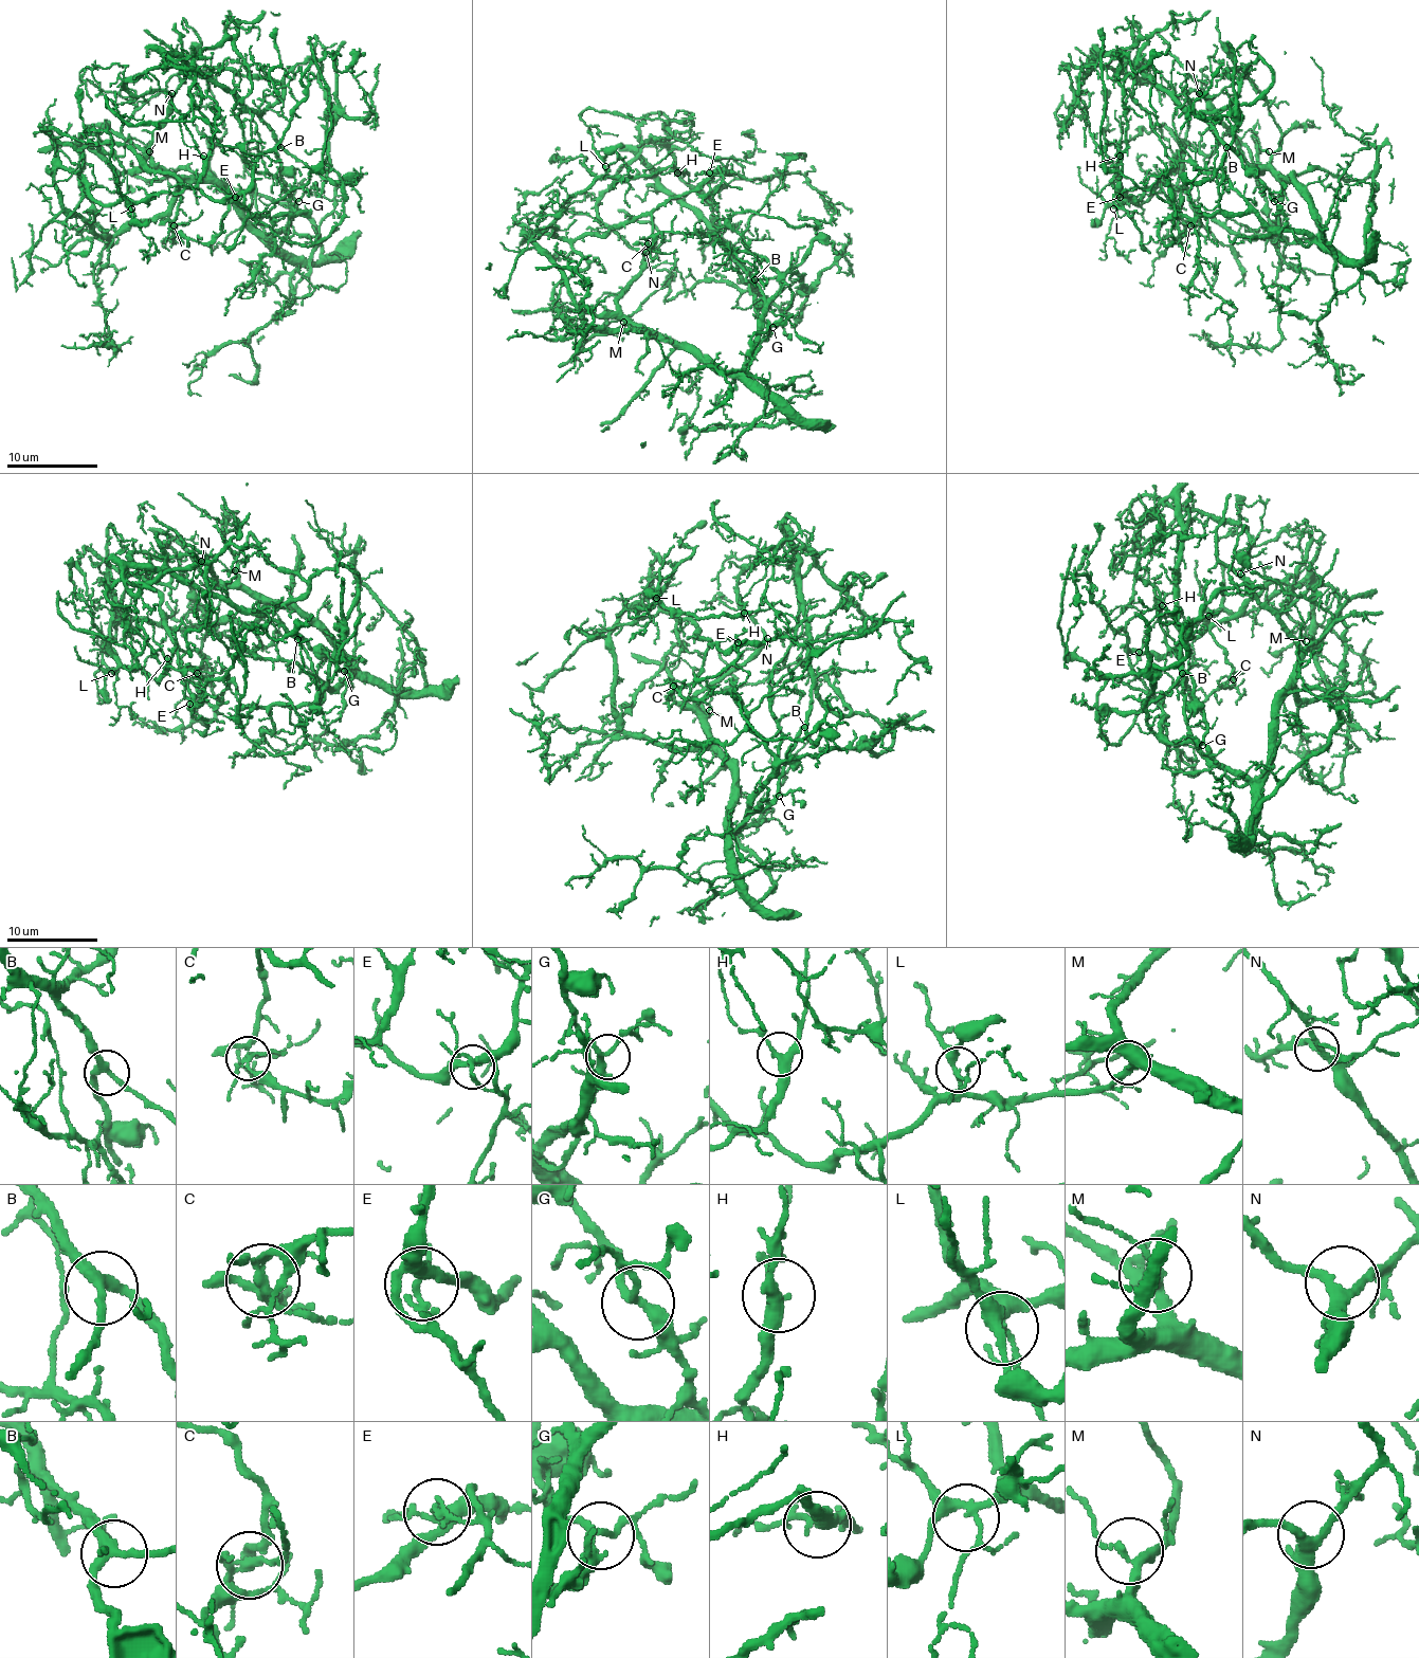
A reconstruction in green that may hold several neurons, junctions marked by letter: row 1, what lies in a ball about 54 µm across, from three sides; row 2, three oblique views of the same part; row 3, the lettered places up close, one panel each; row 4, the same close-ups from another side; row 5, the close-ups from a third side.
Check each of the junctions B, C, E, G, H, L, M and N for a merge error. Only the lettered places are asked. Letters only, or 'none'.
C

